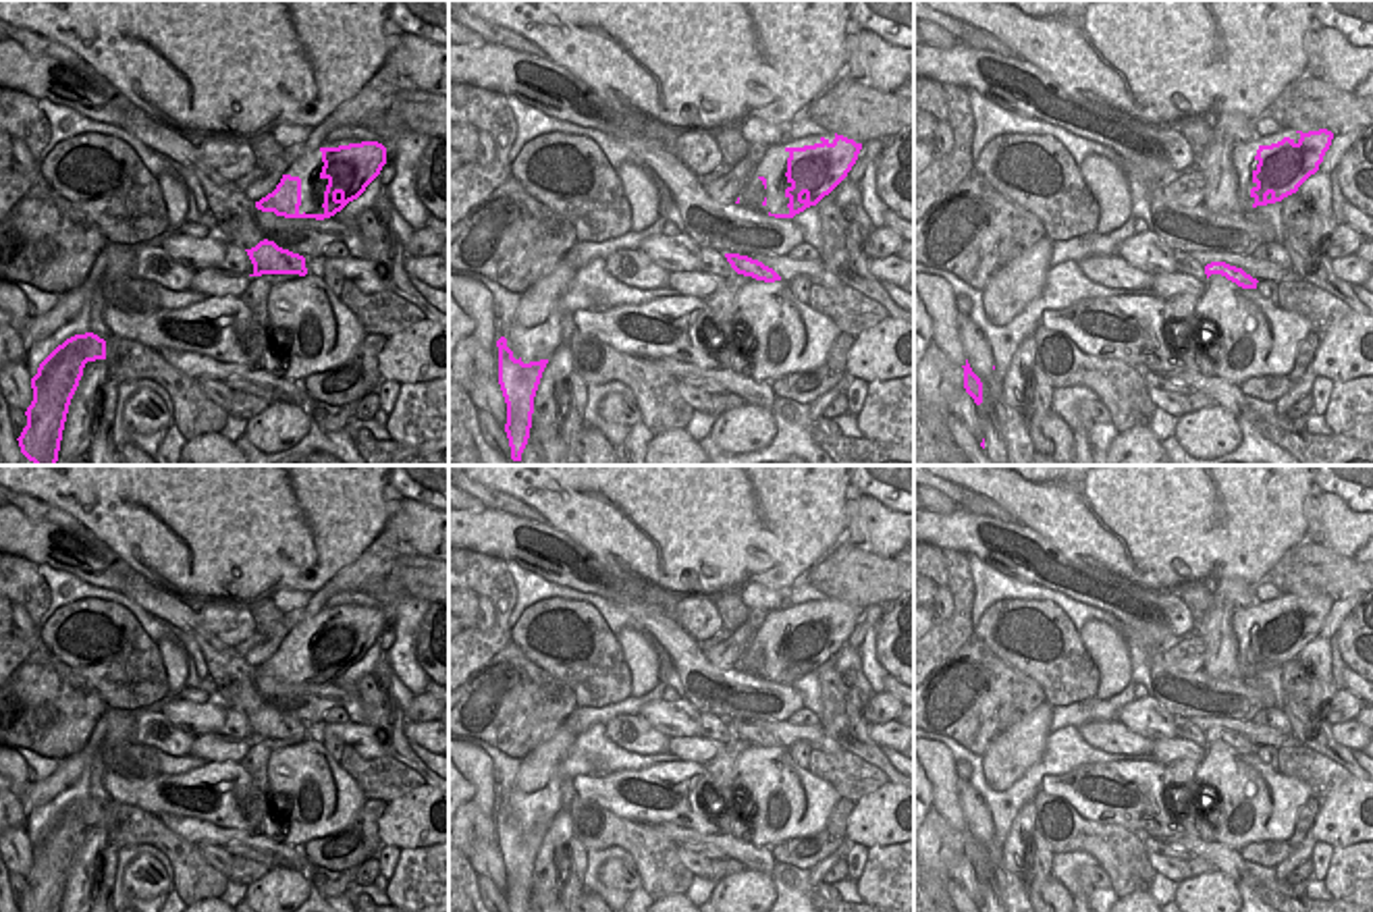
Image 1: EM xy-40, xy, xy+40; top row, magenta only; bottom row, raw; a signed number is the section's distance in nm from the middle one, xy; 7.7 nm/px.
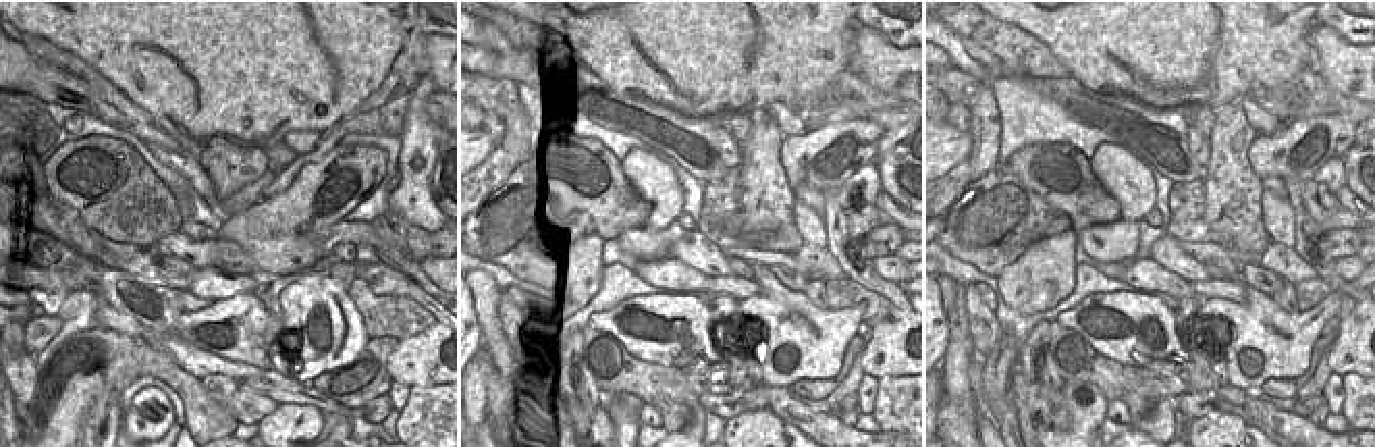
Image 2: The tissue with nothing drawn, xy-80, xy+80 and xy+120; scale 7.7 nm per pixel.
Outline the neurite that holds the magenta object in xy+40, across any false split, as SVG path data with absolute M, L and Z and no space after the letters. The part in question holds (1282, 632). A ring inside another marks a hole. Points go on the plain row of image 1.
M1327 594L1296 598L1298 607L1284 602L1277 609L1259 611L1255 621L1259 629L1253 636L1255 652L1250 654L1253 673L1282 667L1319 636L1334 598Z

